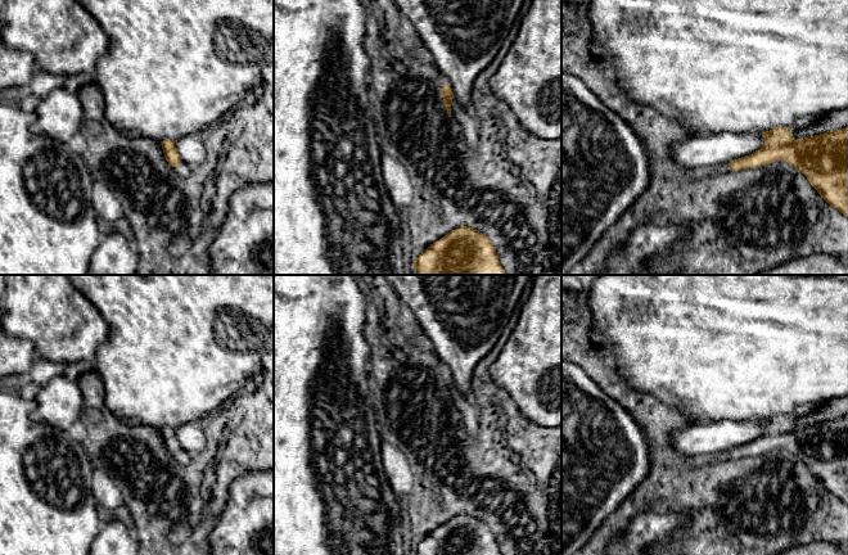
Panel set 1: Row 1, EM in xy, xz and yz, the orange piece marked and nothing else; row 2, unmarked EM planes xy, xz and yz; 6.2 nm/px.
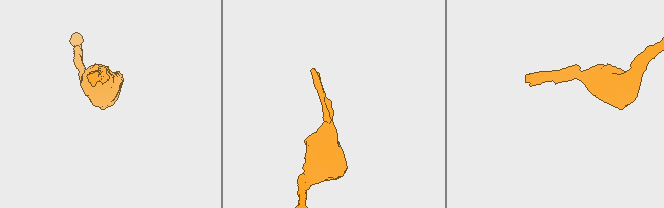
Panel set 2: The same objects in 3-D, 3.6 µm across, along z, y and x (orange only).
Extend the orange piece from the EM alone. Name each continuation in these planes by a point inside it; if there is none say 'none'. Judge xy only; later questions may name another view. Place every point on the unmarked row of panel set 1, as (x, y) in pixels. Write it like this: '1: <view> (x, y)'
1: xy (183, 458)

